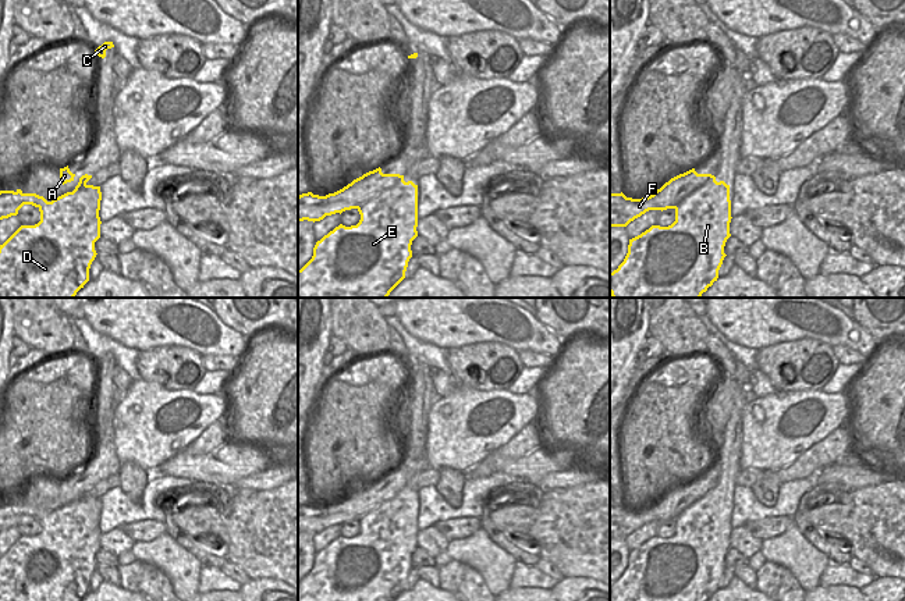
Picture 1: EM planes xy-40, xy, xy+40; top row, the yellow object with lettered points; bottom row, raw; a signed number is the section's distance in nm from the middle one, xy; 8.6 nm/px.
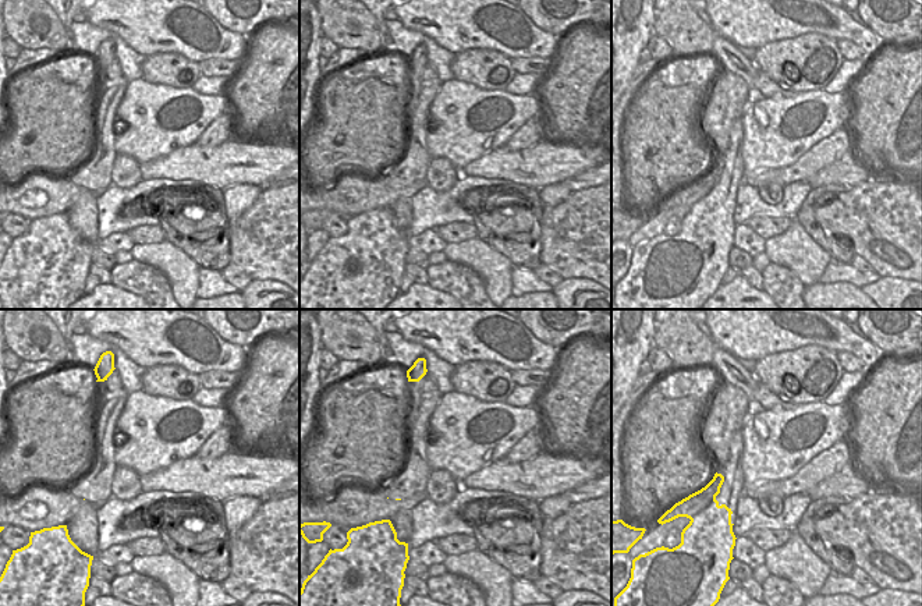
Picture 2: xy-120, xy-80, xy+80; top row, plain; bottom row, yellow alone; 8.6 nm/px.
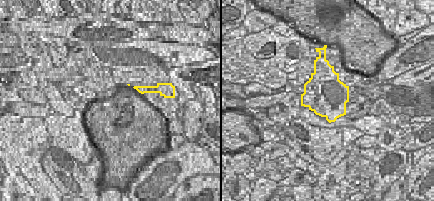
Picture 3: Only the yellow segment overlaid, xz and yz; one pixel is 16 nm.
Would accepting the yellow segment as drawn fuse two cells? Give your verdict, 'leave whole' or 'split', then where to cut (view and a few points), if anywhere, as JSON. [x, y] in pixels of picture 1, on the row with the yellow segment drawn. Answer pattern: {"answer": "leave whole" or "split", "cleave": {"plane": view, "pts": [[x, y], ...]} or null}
{"answer": "split", "cleave": {"plane": "xy", "pts": [[403, 177], [358, 209]]}}

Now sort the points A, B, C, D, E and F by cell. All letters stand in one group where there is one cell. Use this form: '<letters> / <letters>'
A F / B C D E

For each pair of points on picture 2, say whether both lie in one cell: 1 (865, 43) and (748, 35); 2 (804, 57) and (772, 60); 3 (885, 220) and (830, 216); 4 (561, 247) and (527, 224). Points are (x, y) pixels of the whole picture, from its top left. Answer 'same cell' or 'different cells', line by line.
1: same cell
2: same cell
3: same cell
4: same cell

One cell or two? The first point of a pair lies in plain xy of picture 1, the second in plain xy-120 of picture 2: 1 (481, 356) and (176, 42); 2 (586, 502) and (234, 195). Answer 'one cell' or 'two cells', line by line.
1: two cells
2: two cells

